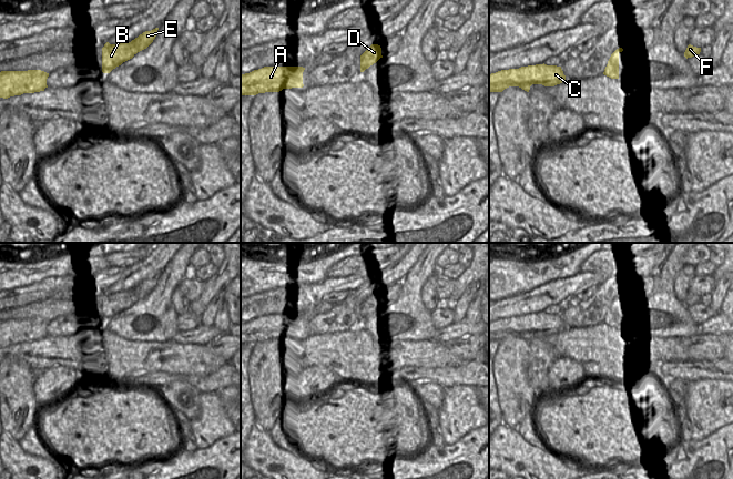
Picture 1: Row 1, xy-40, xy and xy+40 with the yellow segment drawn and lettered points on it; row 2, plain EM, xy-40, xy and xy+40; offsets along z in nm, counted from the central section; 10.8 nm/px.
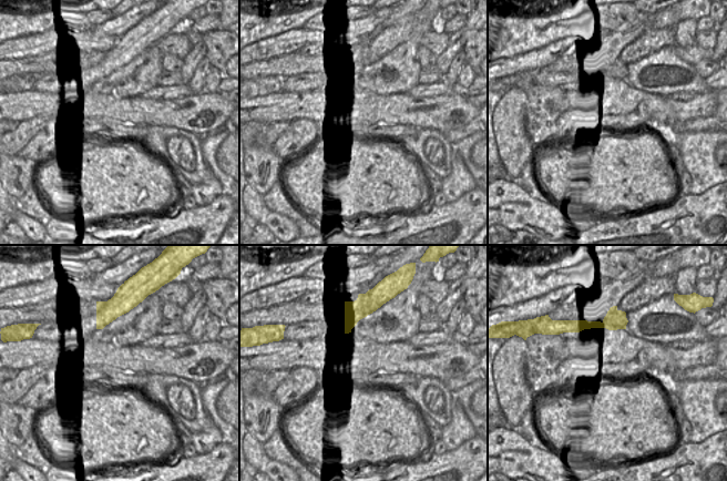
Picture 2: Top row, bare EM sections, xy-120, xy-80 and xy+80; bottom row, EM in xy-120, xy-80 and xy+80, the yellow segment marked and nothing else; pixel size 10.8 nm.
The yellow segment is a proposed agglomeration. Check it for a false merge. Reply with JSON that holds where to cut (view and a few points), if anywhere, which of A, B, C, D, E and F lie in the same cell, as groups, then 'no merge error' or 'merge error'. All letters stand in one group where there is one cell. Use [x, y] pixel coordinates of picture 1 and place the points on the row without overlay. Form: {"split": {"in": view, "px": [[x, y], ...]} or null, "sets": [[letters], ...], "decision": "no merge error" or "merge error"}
{"split": {"in": "xy+40", "px": [[609, 307], [613, 315], [612, 326]]}, "sets": [["A", "C", "F"], ["B", "D", "E"]], "decision": "merge error"}

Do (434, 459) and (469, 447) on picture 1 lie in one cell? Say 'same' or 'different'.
same

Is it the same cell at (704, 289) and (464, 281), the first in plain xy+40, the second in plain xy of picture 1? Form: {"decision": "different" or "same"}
{"decision": "different"}

